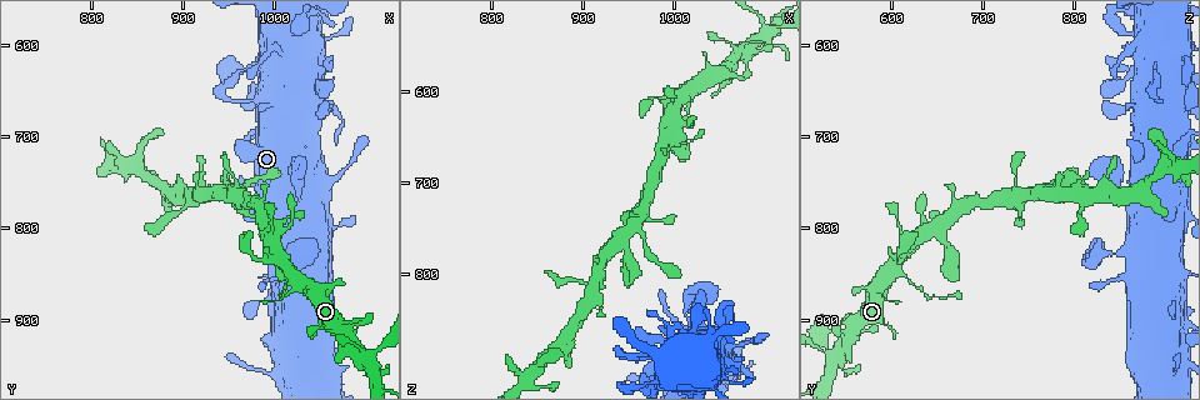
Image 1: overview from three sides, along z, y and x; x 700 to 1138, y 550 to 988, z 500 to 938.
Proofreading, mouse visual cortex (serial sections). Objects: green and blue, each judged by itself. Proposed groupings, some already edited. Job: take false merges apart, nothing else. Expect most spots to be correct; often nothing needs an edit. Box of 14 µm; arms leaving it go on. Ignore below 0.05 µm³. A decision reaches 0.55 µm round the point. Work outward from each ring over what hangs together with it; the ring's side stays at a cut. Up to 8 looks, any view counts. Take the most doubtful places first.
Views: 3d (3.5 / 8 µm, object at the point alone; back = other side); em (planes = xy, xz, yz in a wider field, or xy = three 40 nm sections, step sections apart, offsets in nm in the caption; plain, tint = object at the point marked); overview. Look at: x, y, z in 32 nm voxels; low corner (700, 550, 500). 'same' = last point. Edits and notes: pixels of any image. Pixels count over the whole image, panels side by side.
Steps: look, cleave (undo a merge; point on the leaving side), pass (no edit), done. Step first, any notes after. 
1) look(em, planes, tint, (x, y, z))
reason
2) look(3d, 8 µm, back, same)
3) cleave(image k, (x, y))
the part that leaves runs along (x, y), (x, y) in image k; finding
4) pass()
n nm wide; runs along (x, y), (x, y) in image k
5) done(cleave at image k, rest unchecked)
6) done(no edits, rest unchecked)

look(3d, 3.5 µm, back, (855, 730, 905))
thick turns thin

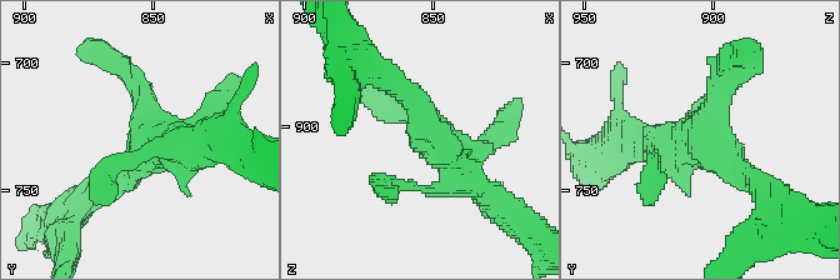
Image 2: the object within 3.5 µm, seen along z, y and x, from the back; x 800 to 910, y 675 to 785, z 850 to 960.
look(em, xy, step 5, tint, (852, 730, 901))
shape alone is not enough

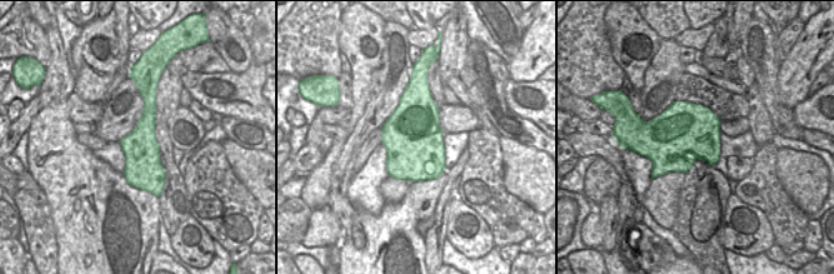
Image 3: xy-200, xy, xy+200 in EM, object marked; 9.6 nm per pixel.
pass()
4 arms; runs along (143, 90), (149, 96), (151, 188) in image 3; one cell here

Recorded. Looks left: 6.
look(3d, 3.5 µm, back, (1100, 945, 540))
abrupt turn

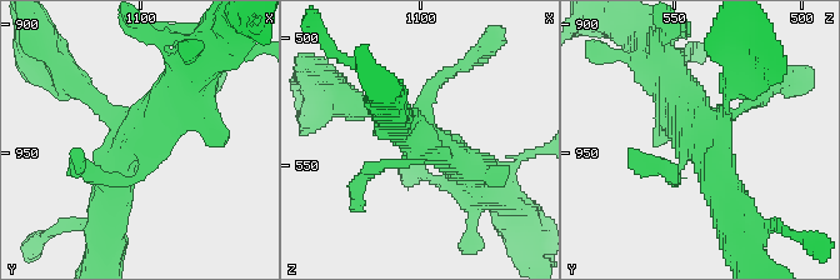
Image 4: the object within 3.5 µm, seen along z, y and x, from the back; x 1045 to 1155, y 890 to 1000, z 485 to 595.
look(em, xy, step 3, tint, (1100, 942, 539))

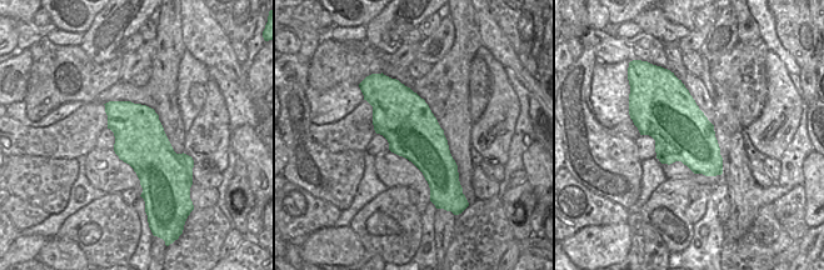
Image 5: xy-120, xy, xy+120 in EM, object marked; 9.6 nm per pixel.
look(em, xy, step 2, tint, same)

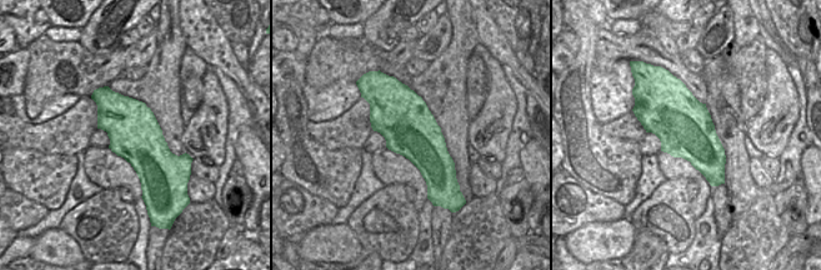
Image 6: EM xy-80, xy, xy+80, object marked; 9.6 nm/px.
pass()
runs along (194, 75), (125, 148), (109, 201) in image 4; all the same cell

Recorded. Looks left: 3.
look(3d, 3.5 µm, (995, 620, 895))
calibre changes

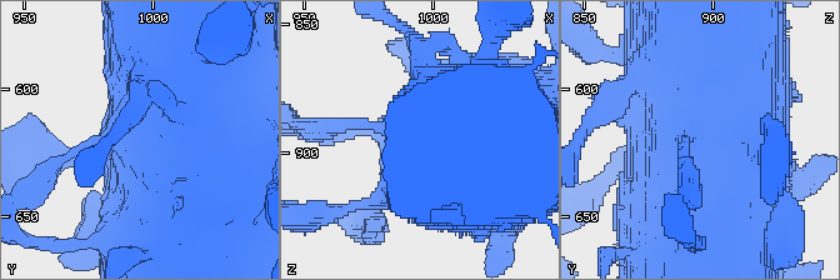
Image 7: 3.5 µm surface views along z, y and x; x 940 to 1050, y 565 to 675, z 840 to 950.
look(em, xy, step 5, tint, (997, 619, 895))

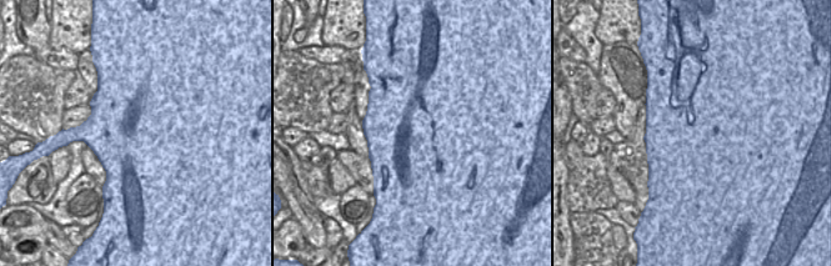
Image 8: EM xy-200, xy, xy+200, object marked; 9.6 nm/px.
look(em, xy, step 1, tint, same)
cut it another way

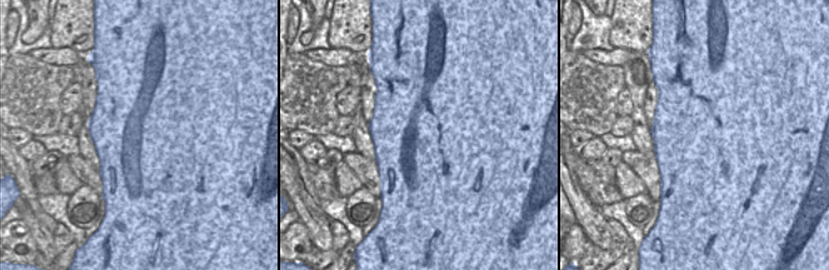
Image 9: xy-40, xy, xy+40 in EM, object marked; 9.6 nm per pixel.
pass()
all the same cell

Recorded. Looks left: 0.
done(no edits, rest unchecked)

